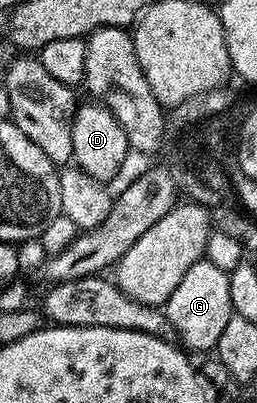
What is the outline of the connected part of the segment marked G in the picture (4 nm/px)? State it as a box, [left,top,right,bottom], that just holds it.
[163,260,234,351]

